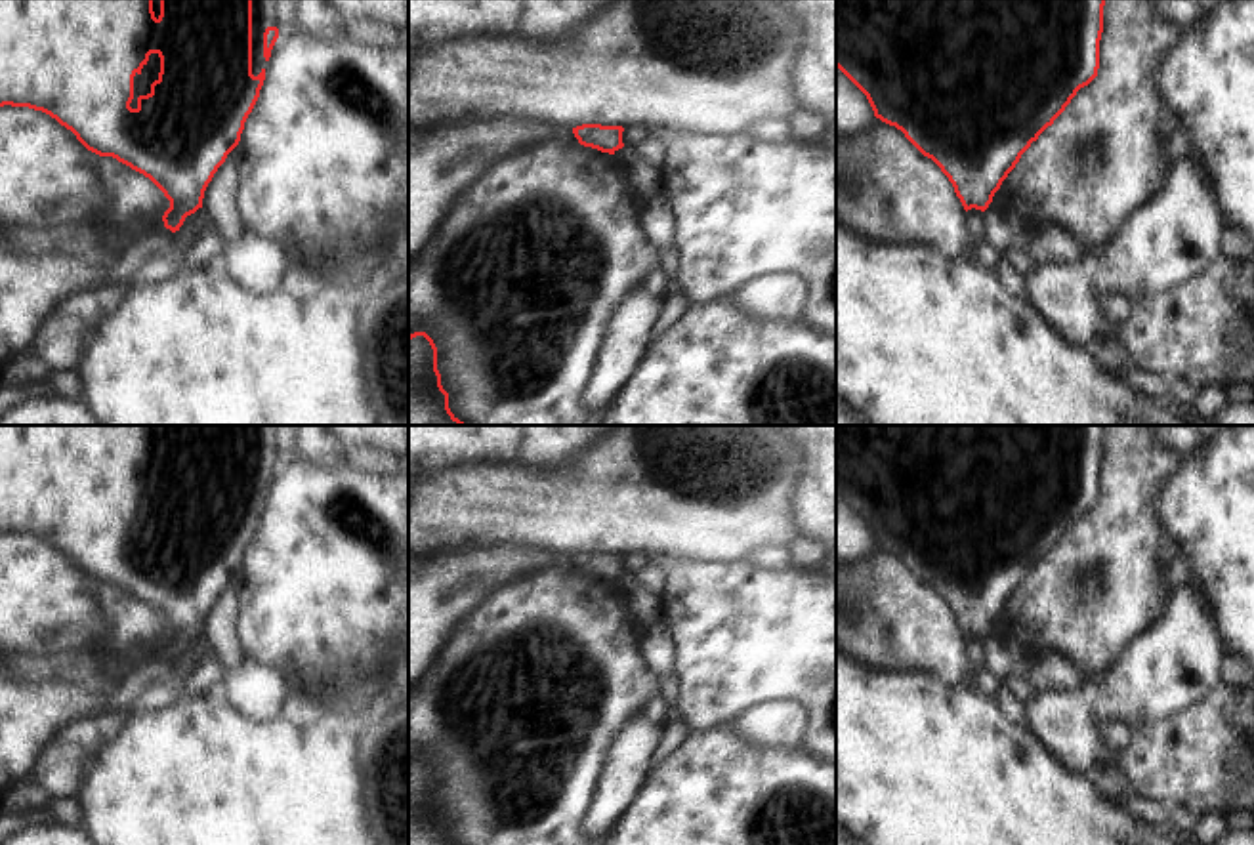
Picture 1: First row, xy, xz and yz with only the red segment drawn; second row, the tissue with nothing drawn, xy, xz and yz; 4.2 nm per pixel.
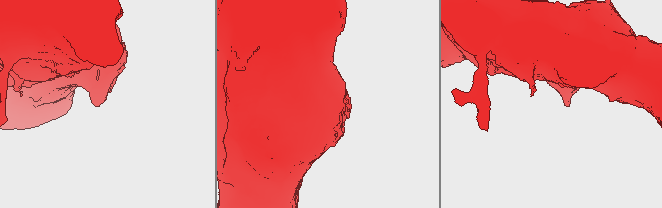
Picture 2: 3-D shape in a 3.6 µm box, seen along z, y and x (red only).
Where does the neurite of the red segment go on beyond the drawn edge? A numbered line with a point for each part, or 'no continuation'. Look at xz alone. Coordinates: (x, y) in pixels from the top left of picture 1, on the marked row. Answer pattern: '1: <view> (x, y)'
no continuation

